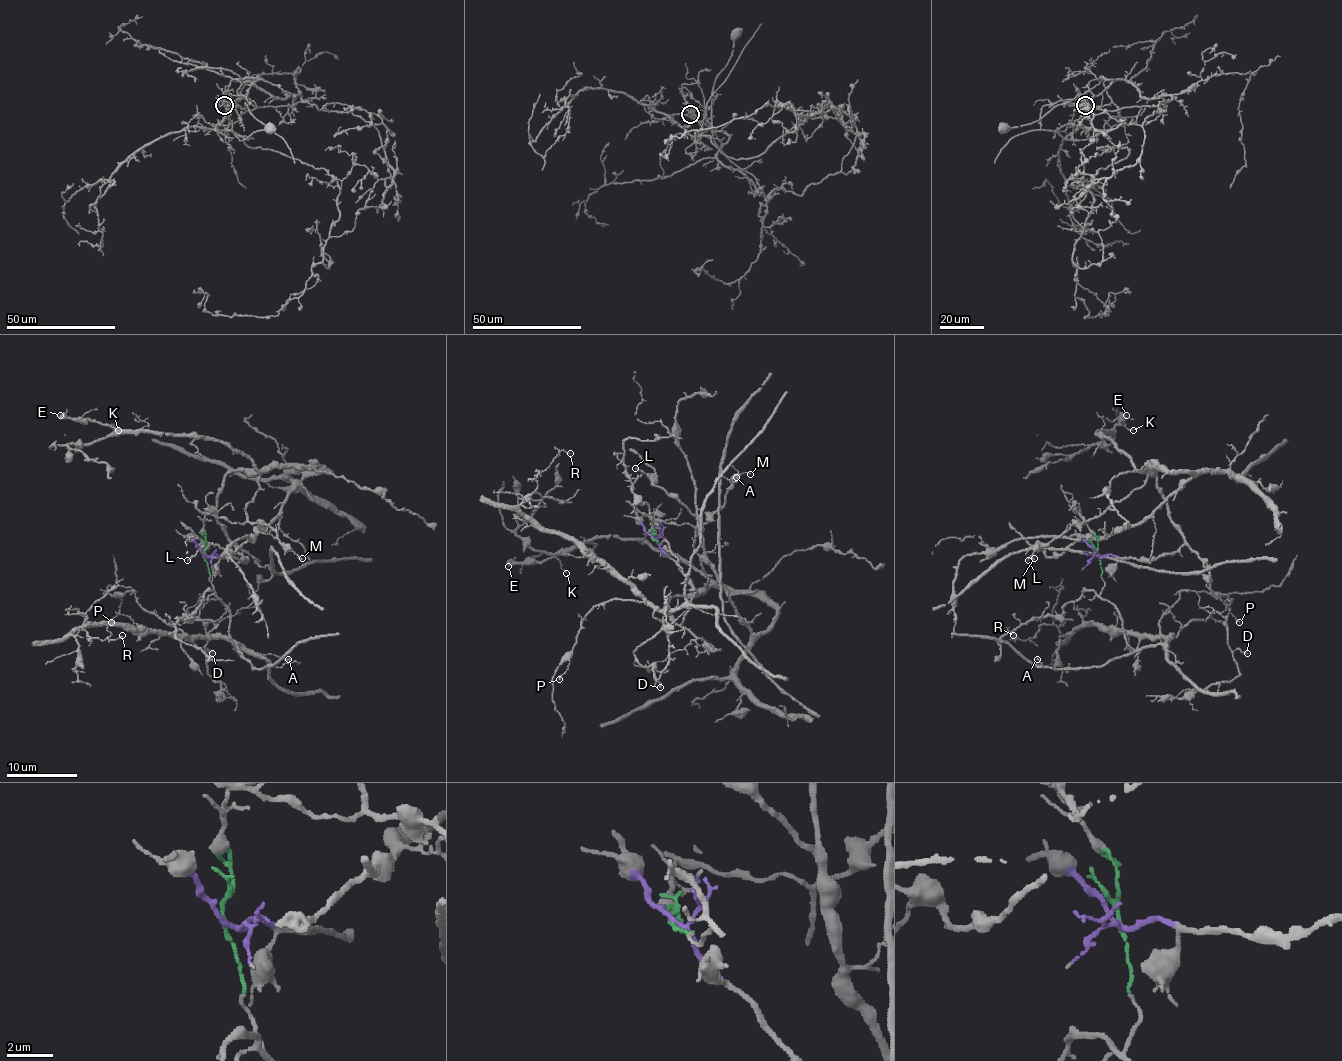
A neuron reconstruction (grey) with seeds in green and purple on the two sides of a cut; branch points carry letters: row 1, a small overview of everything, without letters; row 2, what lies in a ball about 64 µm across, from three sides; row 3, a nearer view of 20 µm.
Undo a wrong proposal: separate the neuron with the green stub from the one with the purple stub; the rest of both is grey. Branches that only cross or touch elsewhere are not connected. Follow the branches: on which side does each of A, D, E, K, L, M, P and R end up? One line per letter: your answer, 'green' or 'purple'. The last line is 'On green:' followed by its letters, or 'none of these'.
A: green
D: green
E: purple
K: purple
L: purple
M: purple
P: green
R: green
On green: A, D, P, R

